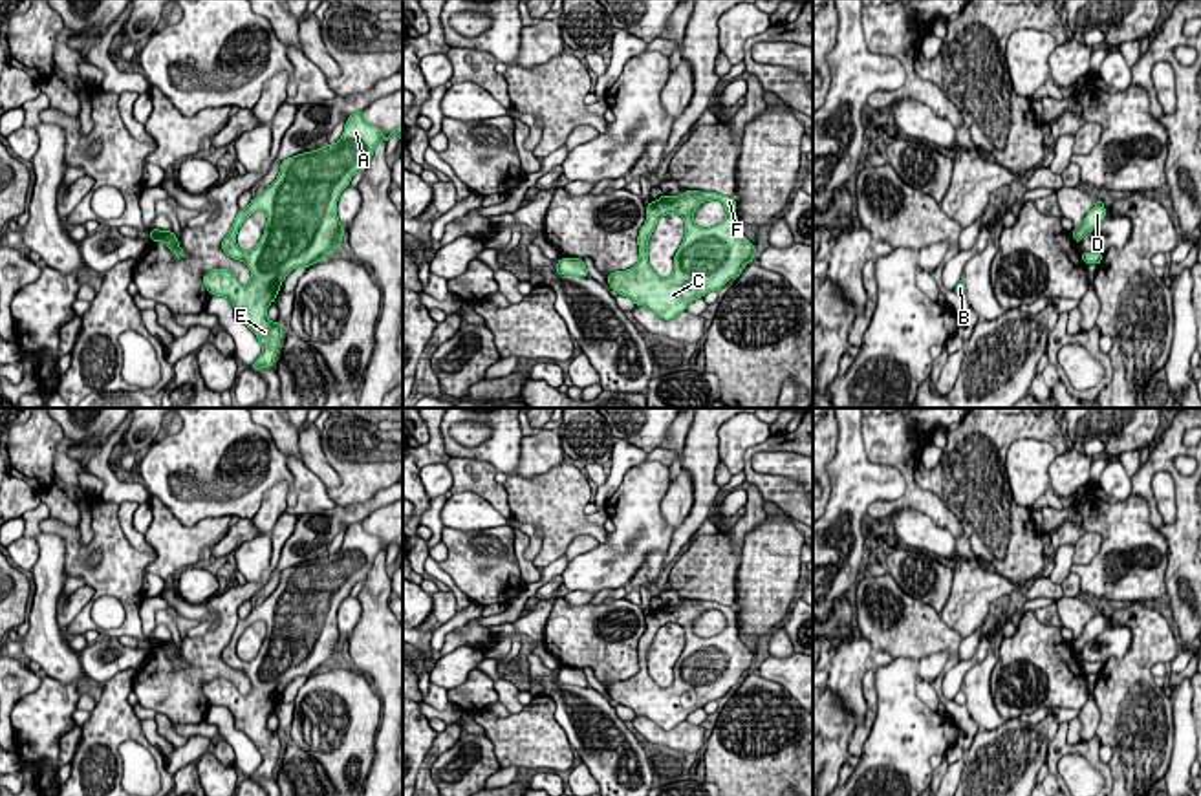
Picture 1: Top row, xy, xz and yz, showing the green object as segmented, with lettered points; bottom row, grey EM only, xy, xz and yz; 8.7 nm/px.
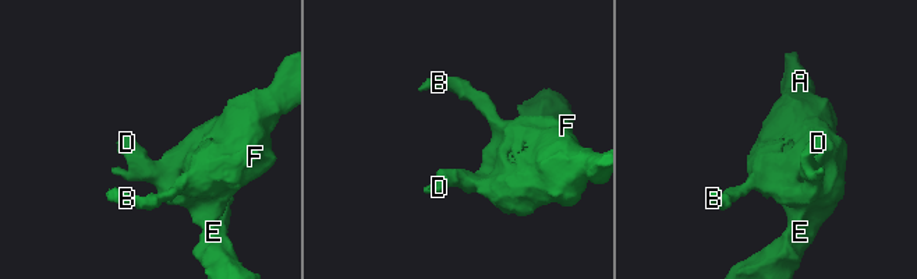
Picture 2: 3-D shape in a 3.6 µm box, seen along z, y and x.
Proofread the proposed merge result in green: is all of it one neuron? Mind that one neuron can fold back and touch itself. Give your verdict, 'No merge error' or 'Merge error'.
No merge error

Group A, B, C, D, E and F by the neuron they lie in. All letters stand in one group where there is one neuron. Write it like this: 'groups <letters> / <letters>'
groups A B C D E F

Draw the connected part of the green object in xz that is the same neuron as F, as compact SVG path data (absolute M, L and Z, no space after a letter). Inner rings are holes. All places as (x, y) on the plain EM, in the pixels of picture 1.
M696 598L685 600L679 606L661 606L655 611L646 615L646 631L639 639L637 646L639 655L639 672L626 679L615 681L606 686L610 697L619 705L632 708L635 715L644 715L646 719L659 725L663 730L672 730L679 723L687 721L687 717L696 710L703 708L710 701L718 701L730 688L738 688L743 683L743 677L754 670L756 659L743 646L738 637L736 626L736 609L729 606L721 606L718 602L699 602ZM710 609L718 609L723 613L727 626L721 633L703 639L694 633L694 620ZM666 624L679 624L685 629L685 648L674 666L674 681L668 688L661 688L648 673L648 650L655 639L655 633Z

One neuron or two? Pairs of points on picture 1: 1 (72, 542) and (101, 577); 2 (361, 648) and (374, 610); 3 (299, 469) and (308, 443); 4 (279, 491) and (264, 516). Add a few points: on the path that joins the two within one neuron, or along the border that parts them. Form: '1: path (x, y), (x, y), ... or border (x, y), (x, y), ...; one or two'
1: path (75, 553), (75, 560), (90, 575); one
2: path (370, 639), (374, 635), (374, 619); one
3: border (301, 462), (326, 489); two
4: path (277, 496), (270, 511); one

